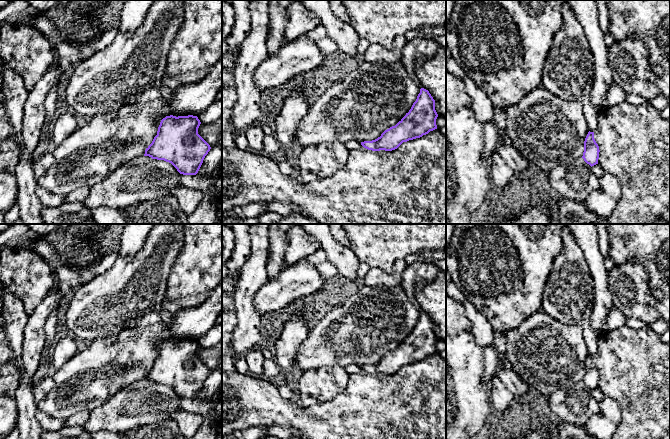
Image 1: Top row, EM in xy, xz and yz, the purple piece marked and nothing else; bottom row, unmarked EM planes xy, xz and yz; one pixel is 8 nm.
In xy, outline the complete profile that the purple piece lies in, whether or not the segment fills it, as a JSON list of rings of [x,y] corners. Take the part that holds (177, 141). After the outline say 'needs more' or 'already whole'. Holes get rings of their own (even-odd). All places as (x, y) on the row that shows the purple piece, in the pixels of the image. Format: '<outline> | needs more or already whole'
[[[193,115],[166,116],[161,120],[157,135],[146,148],[144,156],[169,162],[180,174],[196,175],[211,149],[210,145],[198,134],[200,124],[198,117]]] | already whole

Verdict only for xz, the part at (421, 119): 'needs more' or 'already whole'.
already whole

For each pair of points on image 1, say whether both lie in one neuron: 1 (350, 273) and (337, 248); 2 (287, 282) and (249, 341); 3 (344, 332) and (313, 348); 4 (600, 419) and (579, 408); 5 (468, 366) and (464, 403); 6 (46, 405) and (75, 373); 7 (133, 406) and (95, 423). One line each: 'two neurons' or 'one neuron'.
1: one neuron
2: two neurons
3: one neuron
4: two neurons
5: one neuron
6: one neuron
7: one neuron

